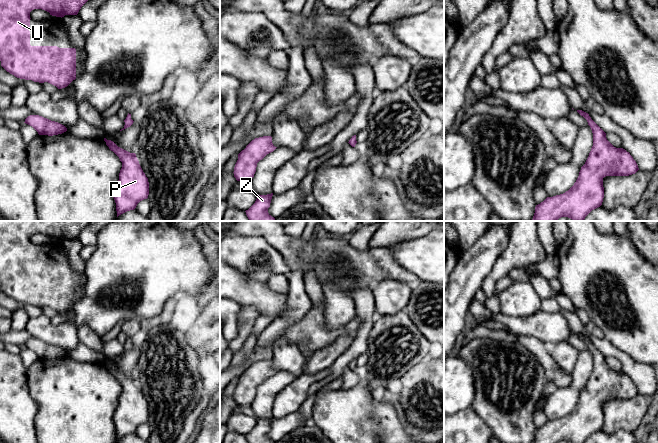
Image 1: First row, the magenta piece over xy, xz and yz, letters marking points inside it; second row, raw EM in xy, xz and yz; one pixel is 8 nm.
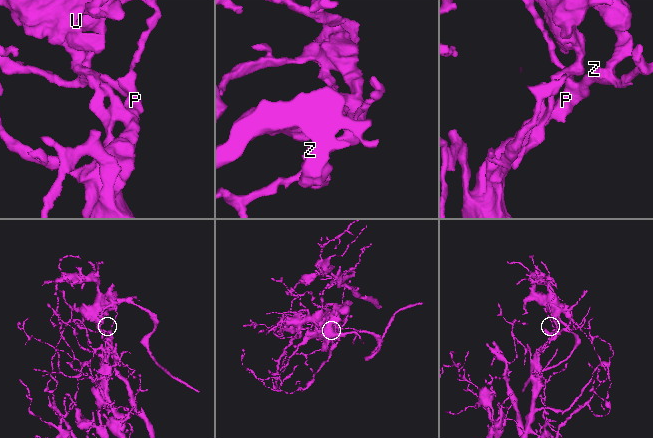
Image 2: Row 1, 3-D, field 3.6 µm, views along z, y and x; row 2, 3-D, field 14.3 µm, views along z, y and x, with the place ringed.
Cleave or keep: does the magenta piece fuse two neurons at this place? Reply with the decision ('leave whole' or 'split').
split

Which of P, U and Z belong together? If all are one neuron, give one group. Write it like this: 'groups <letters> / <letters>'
groups P / U Z

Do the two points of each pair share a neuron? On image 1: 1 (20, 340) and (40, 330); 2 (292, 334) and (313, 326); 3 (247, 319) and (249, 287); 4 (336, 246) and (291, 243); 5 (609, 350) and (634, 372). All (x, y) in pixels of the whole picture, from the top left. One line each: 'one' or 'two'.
1: two
2: one
3: two
4: one
5: one

